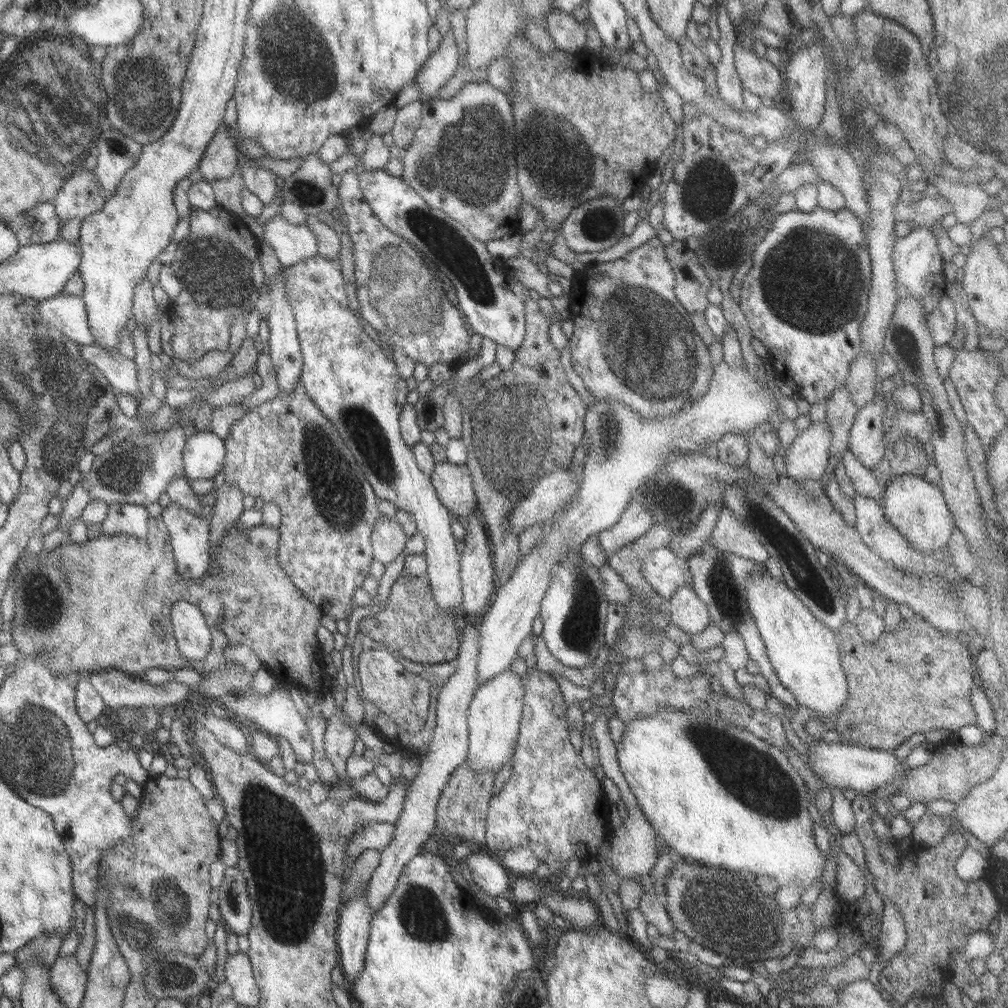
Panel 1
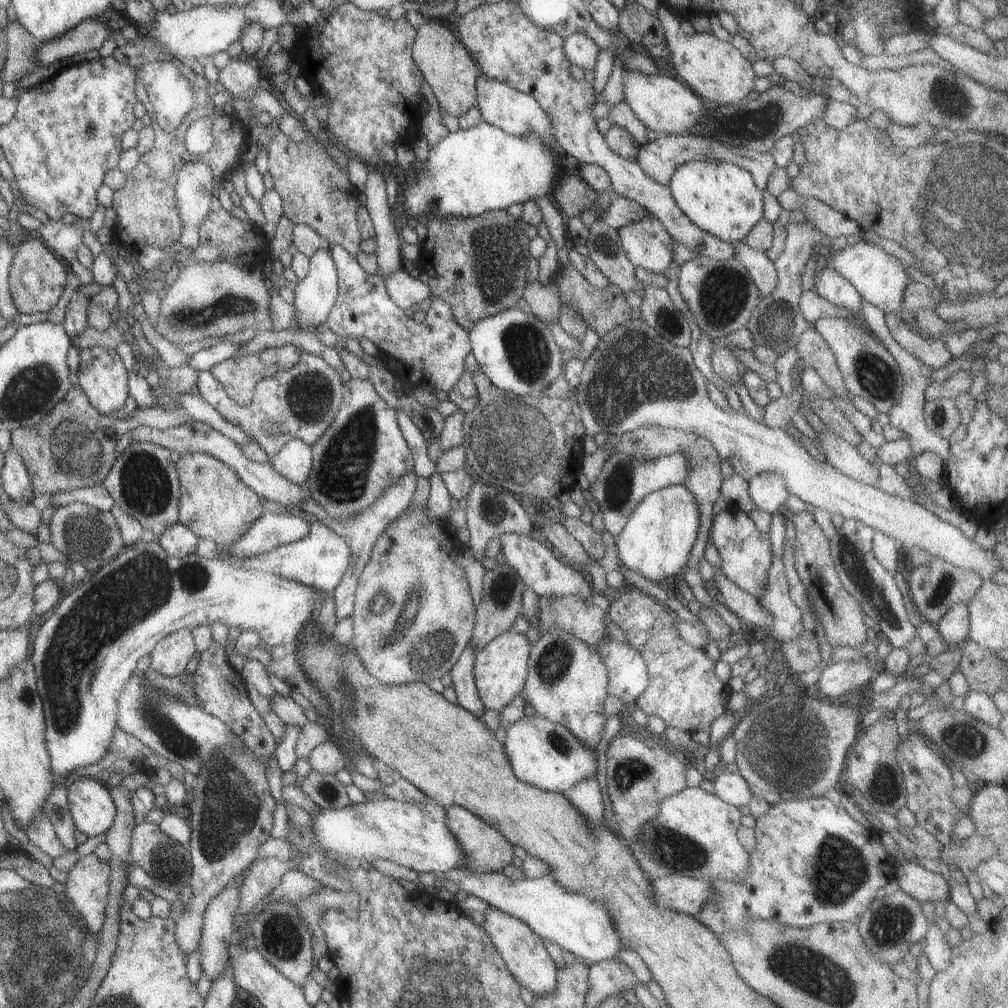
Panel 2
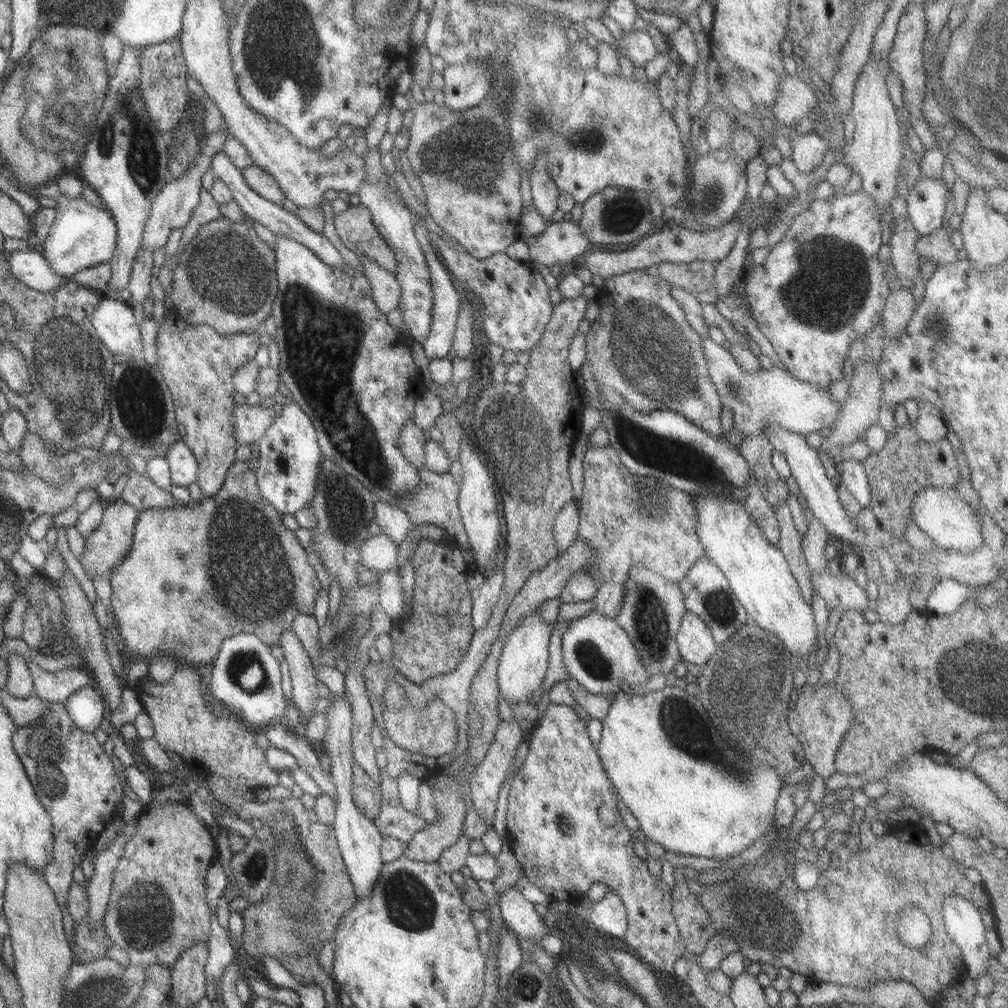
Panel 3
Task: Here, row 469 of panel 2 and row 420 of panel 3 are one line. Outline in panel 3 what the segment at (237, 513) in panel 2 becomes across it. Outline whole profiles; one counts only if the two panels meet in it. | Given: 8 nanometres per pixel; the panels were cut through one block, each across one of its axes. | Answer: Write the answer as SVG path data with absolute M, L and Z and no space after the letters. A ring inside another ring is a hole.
M173 309L164 312L163 324L157 330L157 361L154 366L170 393L180 441L191 450L197 460L198 470L194 484L199 487L205 497L211 497L219 490L227 470L235 462L237 442L233 438L231 412L238 396L232 386L231 376L235 369L239 369L253 360L260 343L258 342L258 333L223 336L216 334L209 326L192 326L182 320L183 318L179 318Z

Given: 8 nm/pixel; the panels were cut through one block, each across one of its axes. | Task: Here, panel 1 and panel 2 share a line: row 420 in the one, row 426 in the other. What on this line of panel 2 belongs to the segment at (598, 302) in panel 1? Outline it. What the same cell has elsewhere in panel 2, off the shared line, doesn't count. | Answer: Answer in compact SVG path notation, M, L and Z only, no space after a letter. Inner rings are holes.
M649 425L648 427L639 427L622 435L608 435L605 443L601 446L603 452L607 455L611 453L625 453L629 456L637 457L642 461L648 461L655 457L681 453L688 462L688 475L683 481L683 488L686 488L695 499L699 511L698 533L691 547L687 562L681 573L682 580L693 591L694 599L699 602L701 607L713 608L714 601L703 588L704 580L699 576L697 566L704 553L705 545L708 543L708 532L711 526L712 514L711 506L719 496L720 484L723 478L719 471L719 461L717 452L713 445L705 438L696 433L686 433L675 429L667 429Z

